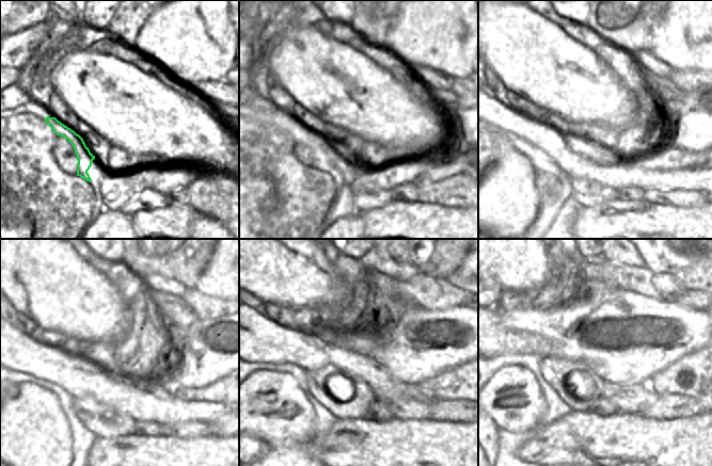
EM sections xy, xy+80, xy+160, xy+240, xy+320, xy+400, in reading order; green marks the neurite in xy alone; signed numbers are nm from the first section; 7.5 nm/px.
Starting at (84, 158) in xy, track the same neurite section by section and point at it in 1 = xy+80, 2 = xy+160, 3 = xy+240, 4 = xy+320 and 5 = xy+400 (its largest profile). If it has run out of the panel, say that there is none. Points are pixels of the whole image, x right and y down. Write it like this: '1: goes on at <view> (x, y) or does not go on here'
1: goes on at xy+80 (322, 155)
2: goes on at xy+160 (625, 172)
3: goes on at xy+240 (81, 376)
4: goes on at xy+320 (260, 340)
5: goes on at xy+400 (500, 340)

